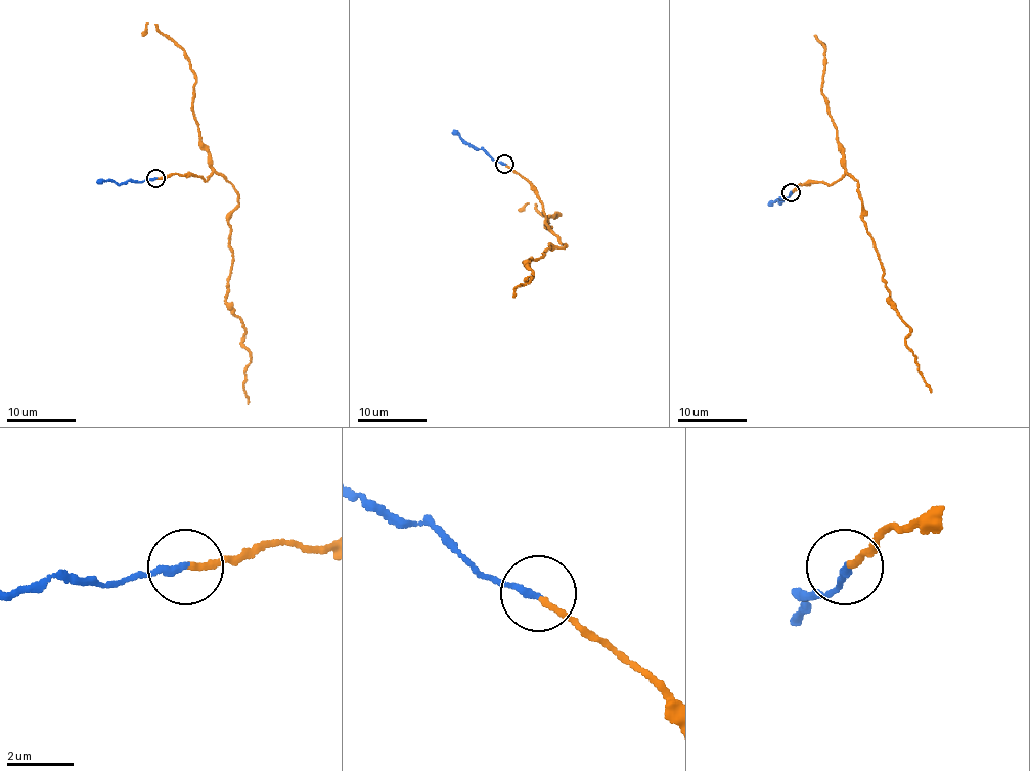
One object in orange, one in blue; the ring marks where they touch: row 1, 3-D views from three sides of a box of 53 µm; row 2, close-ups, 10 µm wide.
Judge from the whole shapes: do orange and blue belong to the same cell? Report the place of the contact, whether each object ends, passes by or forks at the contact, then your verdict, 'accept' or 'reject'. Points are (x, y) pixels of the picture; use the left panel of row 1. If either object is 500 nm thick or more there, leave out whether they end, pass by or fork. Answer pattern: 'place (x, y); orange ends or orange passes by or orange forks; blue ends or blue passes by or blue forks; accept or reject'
place (155, 178); orange ends; blue ends; accept

